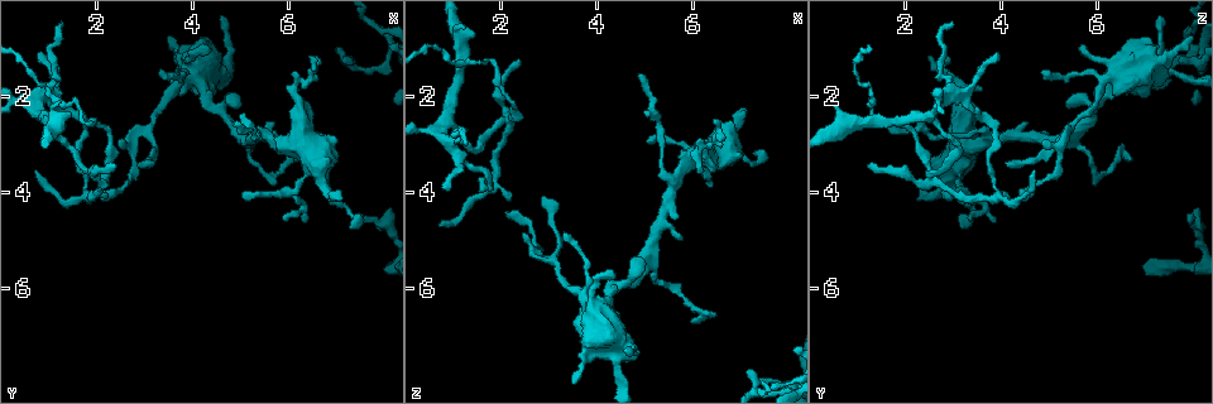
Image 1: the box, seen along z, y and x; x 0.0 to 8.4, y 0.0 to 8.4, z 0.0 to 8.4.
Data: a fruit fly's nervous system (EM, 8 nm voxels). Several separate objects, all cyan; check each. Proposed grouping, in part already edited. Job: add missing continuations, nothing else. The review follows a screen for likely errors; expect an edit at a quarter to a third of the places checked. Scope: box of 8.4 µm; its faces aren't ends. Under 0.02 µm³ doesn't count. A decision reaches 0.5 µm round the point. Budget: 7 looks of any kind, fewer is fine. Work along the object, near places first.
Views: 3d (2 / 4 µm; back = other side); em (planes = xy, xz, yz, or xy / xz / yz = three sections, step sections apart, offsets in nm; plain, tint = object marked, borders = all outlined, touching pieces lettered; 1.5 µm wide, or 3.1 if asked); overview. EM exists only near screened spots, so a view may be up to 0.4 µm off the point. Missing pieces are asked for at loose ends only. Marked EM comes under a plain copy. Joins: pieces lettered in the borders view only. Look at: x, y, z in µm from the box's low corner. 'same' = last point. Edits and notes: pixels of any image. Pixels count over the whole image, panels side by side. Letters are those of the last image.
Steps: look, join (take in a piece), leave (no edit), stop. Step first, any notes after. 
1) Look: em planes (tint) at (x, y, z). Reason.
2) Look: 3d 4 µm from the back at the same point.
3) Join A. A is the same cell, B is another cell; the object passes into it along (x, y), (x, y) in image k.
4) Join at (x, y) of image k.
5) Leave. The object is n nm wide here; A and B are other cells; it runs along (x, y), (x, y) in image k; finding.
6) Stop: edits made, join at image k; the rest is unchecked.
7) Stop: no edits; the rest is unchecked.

Look: em planes (borders) at (4.90, 2.50, 1.55).

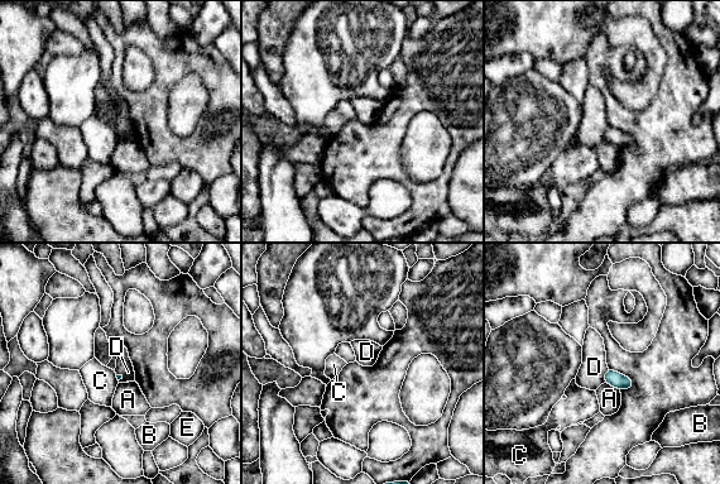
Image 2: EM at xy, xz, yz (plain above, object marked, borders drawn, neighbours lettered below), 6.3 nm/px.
Leave. A, B, C, D and E are other cells; a border runs along (608, 368), (604, 382) in image 2; none of them fits.

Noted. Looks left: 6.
Look: 3d 4 µm at (7.10, 4.20, 2.25). Branch stops here.

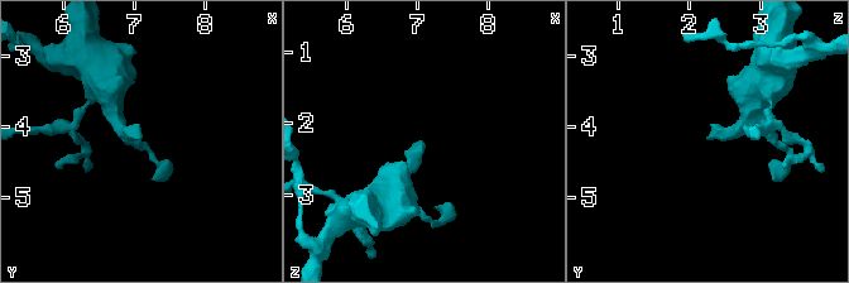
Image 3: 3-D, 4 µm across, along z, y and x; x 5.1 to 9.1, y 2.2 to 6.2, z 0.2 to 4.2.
Look: em yz step 4 (tint) at (7.10, 4.15, 2.30).

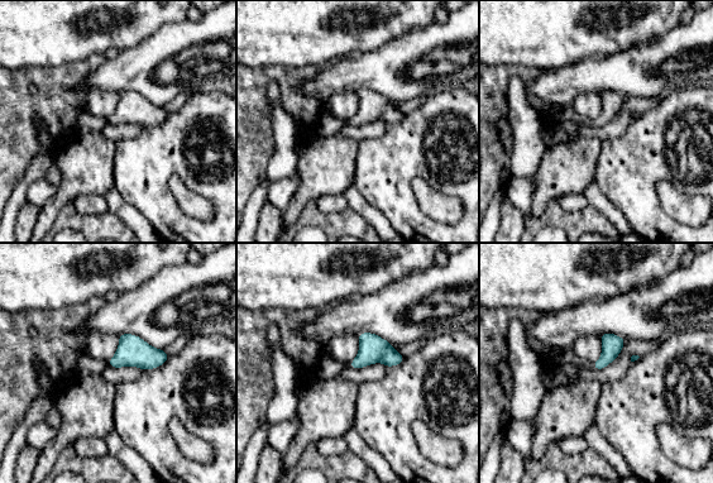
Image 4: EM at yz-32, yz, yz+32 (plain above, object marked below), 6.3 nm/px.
Look: em planes (borders) at the same point. Cut it another way.

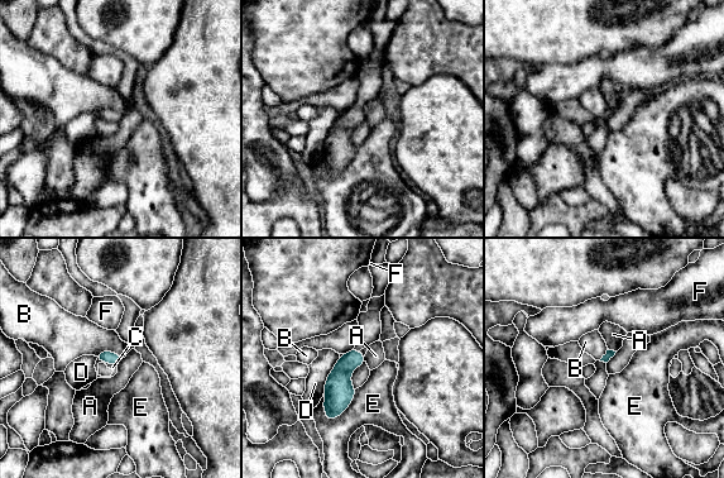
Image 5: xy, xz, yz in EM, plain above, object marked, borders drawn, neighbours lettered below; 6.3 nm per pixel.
Leave. A, B, C, D, E and F are other cells; no lettered piece goes on from it.

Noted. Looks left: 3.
Look: 3d 4 µm from the back at (6.45, 3.05, 6.55). Thin end.

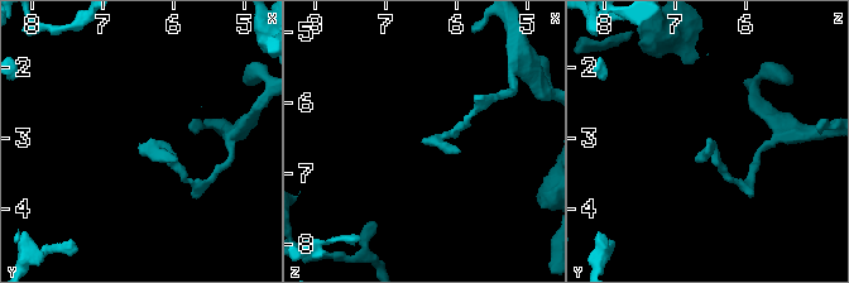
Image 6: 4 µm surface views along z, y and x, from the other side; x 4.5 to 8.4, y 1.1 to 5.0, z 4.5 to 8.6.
Look: em planes (borders) at (6.45, 3.15, 6.50). Need the tissue.

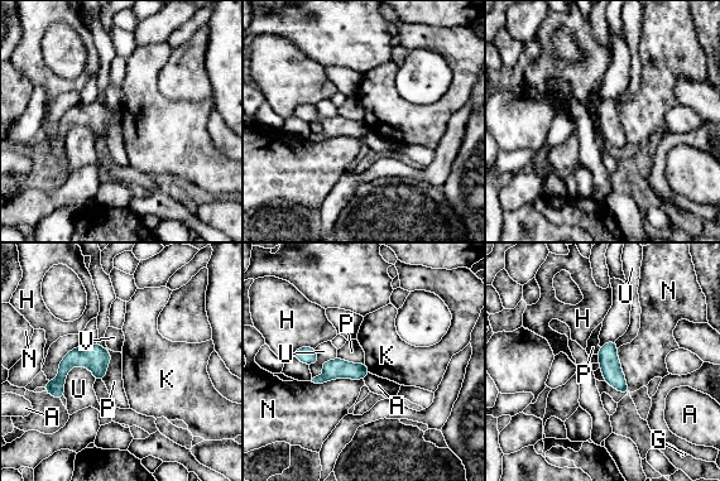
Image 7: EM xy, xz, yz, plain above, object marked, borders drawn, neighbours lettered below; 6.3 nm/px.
Leave. The object is 130 nm wide here; A, G, H, K, N, P, U and V are other cells; none of them fits.

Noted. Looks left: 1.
Stop: no edits; the rest is unchecked.

